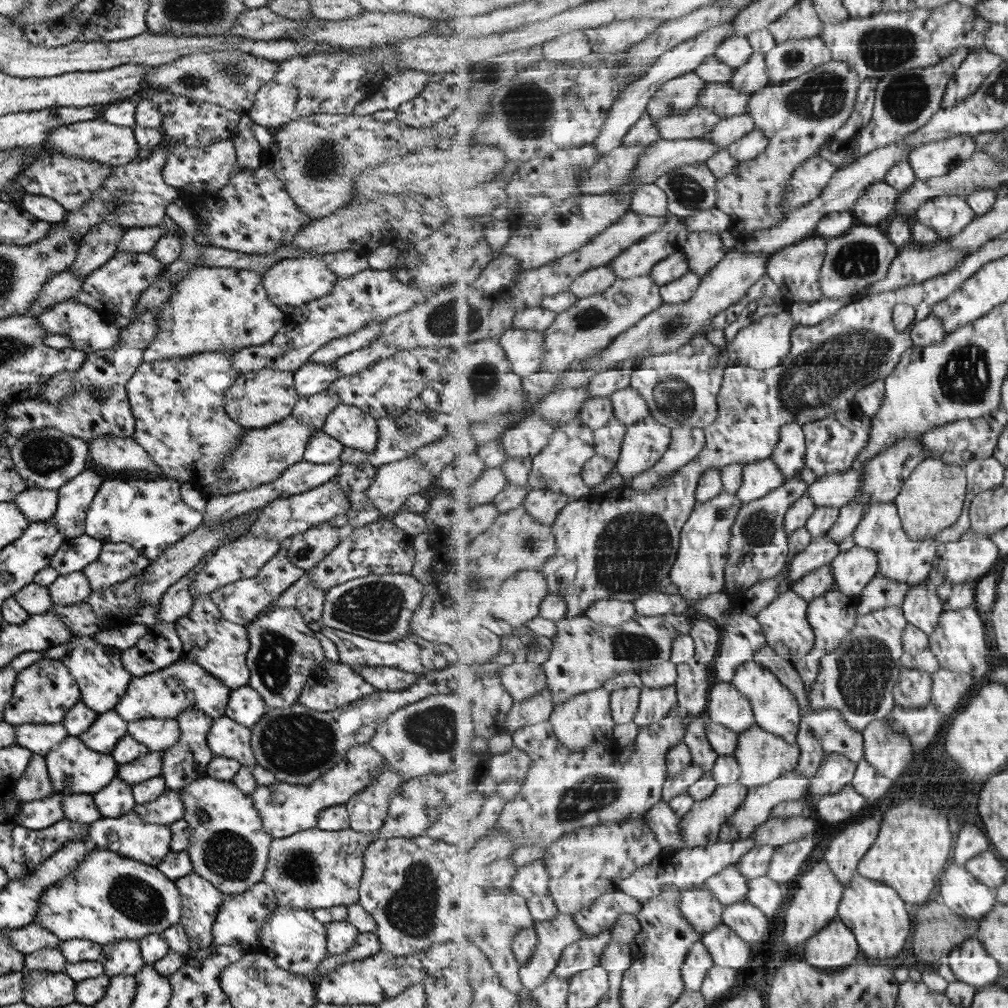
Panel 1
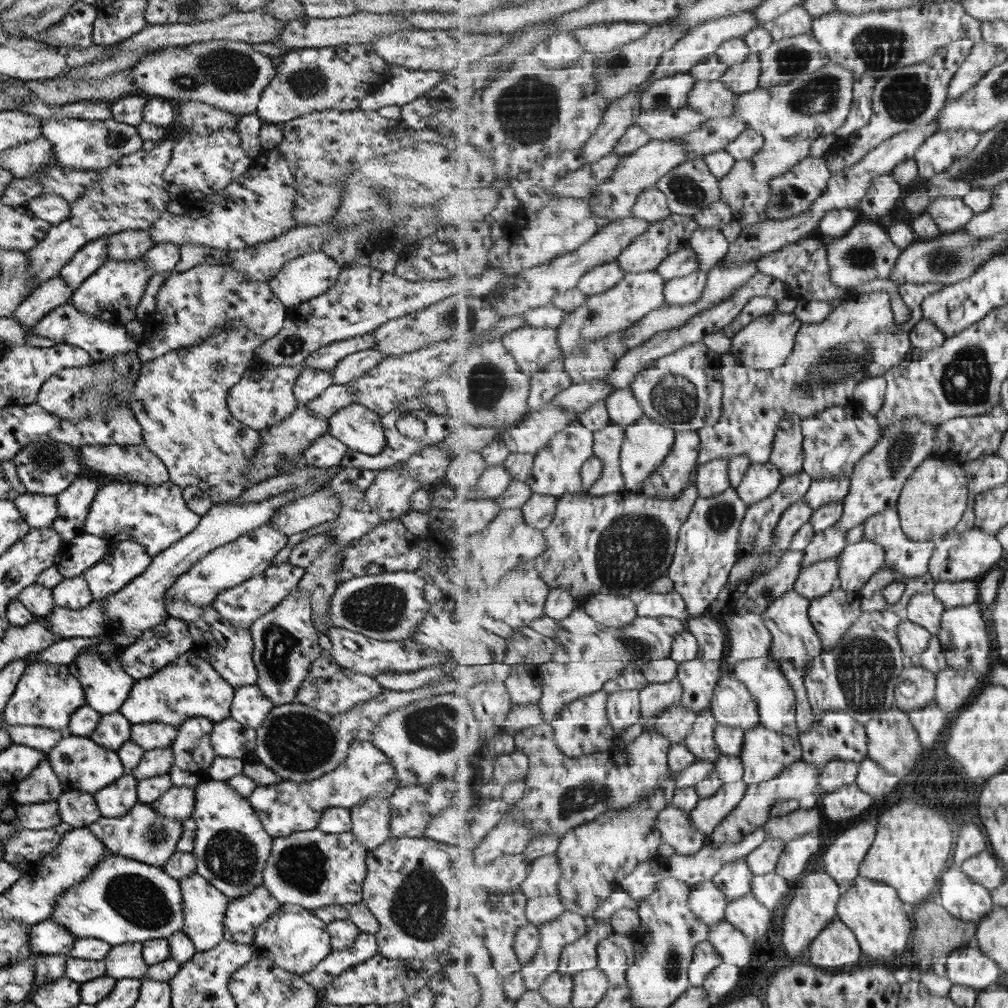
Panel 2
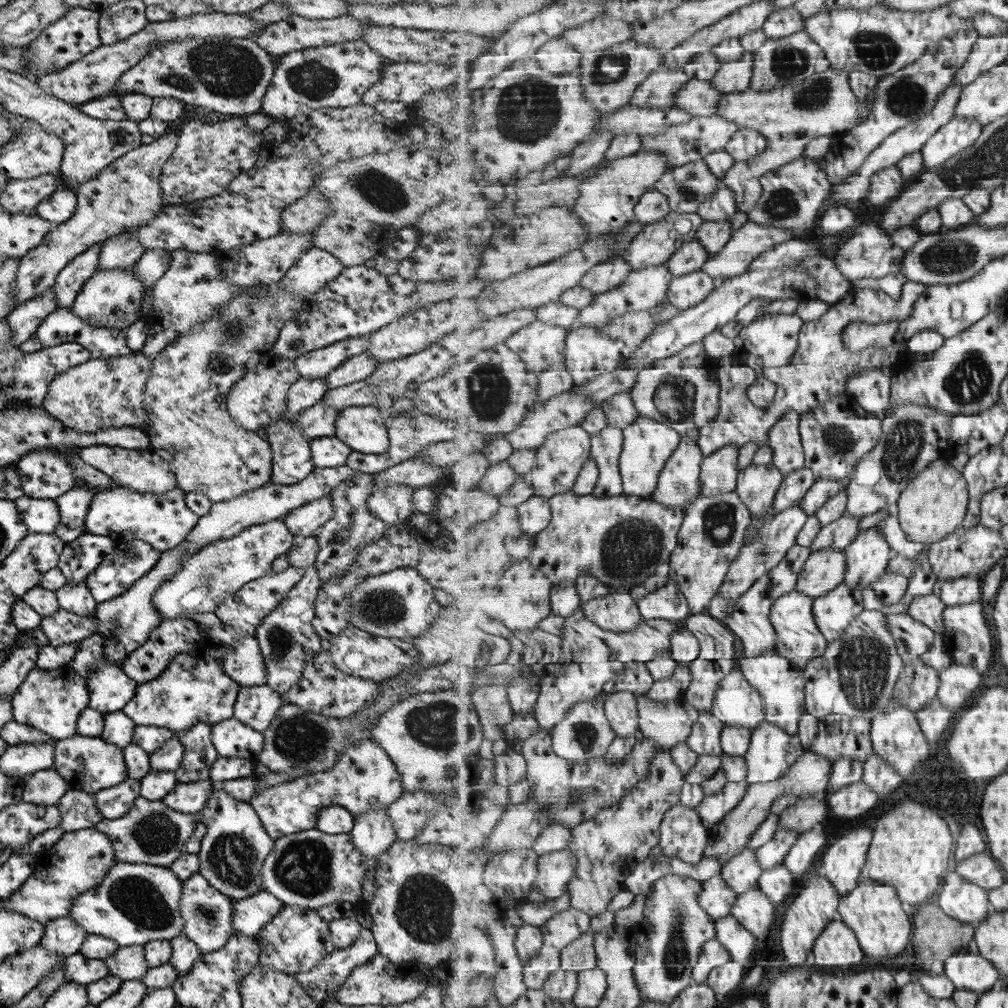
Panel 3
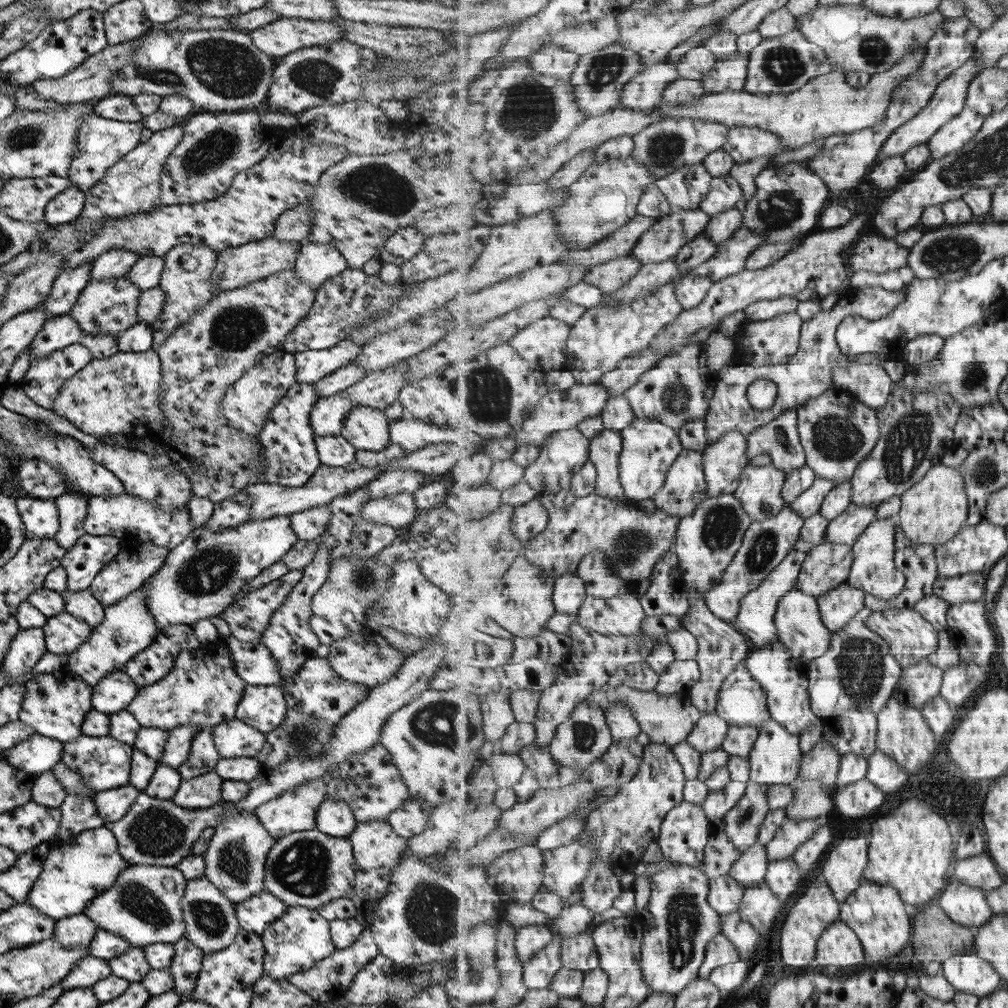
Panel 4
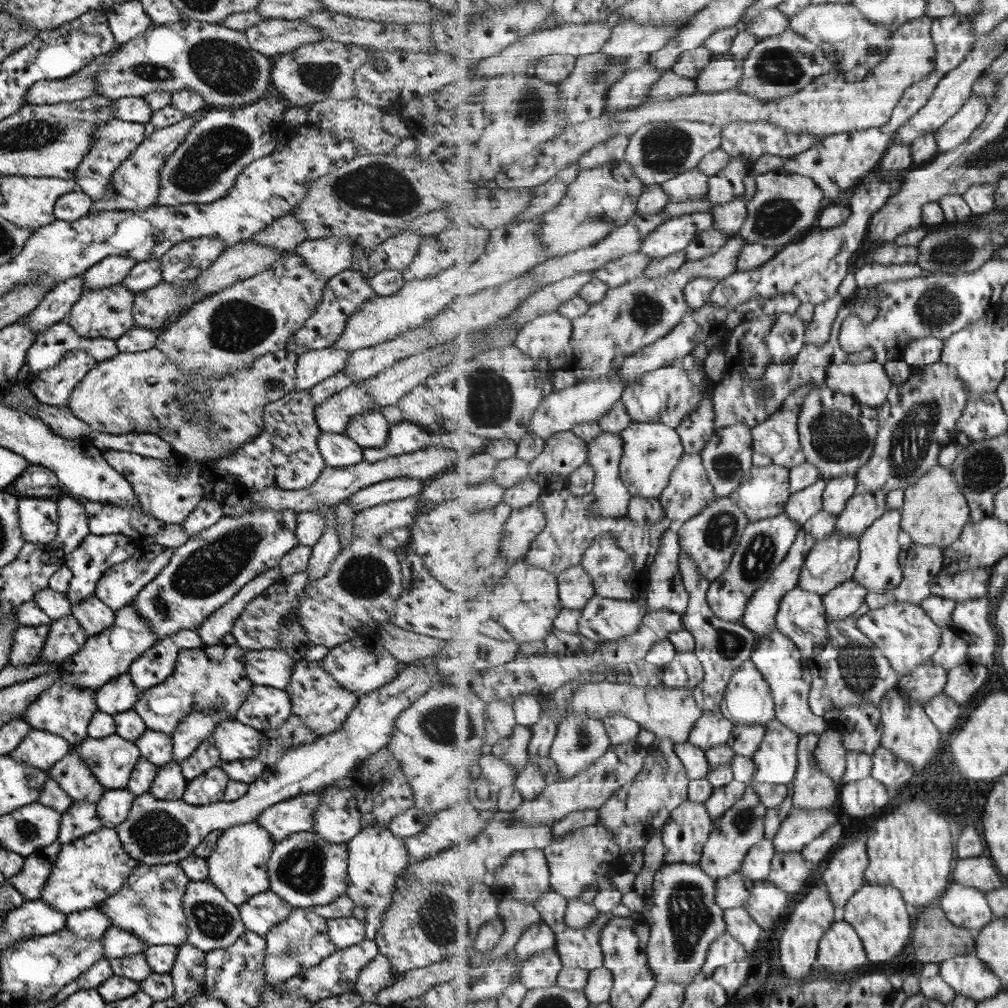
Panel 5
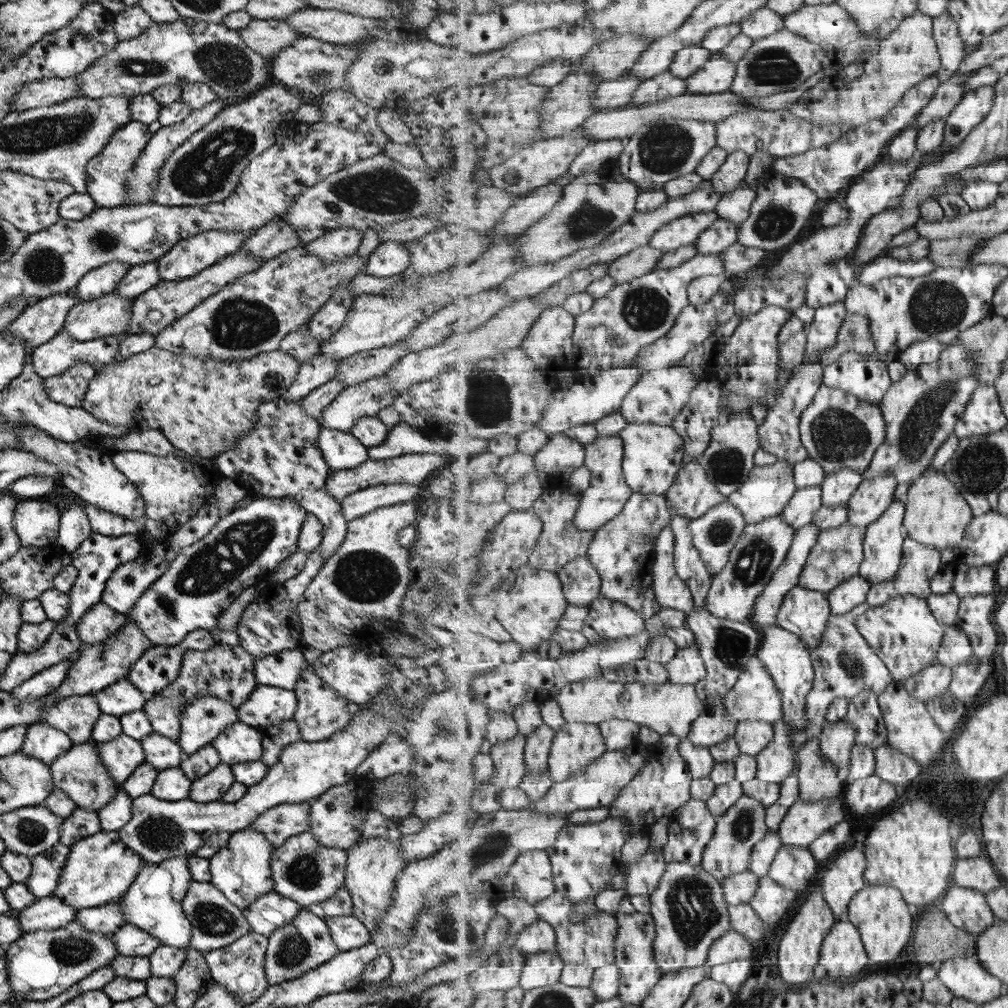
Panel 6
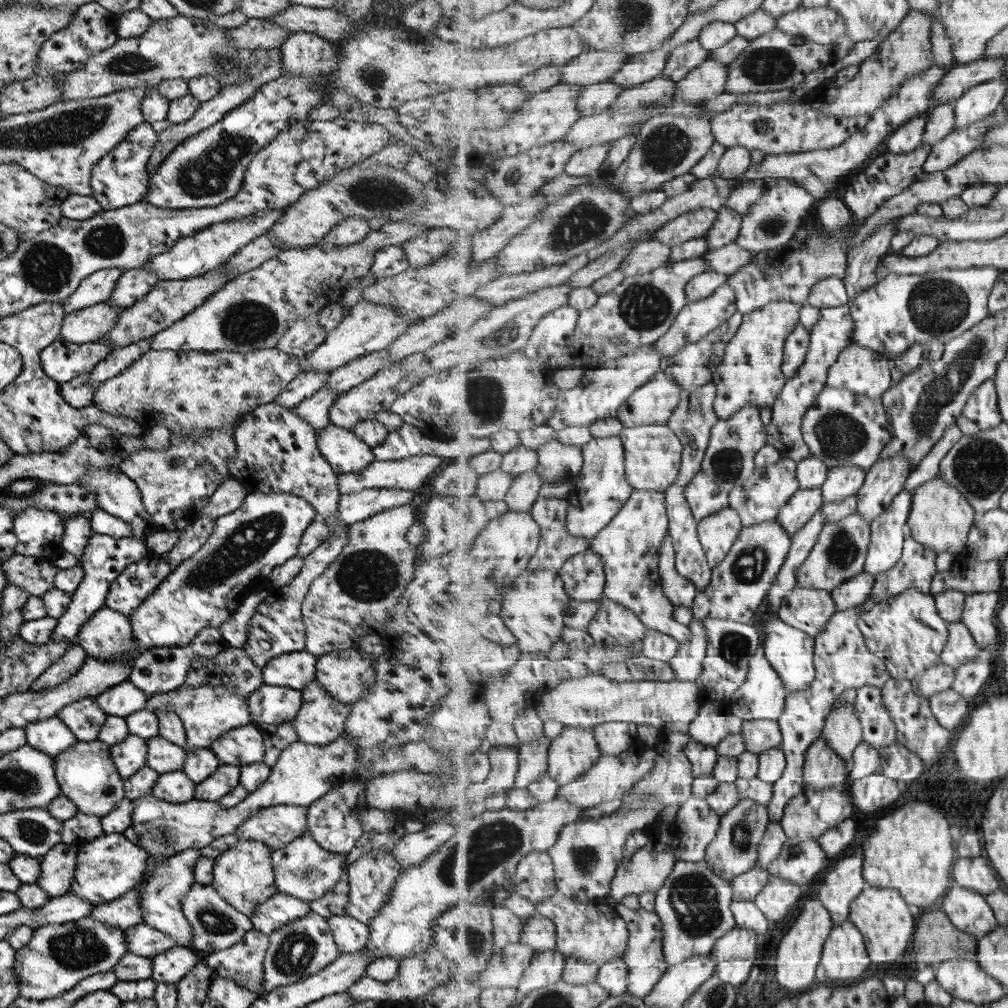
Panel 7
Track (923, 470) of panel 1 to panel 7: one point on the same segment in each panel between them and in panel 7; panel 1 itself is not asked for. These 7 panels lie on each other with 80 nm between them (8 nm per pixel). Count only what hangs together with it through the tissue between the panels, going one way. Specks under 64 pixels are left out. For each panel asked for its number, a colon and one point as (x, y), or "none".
2: (933, 502)
3: (935, 505)
4: (933, 512)
5: (935, 512)
6: (937, 514)
7: (942, 518)

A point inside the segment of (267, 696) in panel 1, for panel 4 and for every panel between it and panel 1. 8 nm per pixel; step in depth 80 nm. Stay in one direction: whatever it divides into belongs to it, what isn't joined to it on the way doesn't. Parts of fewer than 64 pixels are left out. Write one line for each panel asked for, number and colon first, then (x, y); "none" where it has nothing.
2: (284, 644)
3: (286, 639)
4: (288, 637)

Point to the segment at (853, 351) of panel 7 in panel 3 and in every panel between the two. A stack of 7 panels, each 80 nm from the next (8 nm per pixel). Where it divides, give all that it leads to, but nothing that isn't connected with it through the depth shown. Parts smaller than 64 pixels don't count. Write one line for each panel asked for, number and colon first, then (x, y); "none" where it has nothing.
3: (872, 387)
4: (870, 383)
5: (869, 381)
6: (867, 377)

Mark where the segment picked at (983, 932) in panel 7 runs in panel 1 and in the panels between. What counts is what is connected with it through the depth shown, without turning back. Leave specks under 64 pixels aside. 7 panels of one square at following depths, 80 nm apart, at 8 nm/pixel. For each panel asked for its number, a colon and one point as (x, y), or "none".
1: (963, 892)
2: (963, 897)
3: (967, 902)
4: (967, 905)
5: (965, 906)
6: (969, 909)

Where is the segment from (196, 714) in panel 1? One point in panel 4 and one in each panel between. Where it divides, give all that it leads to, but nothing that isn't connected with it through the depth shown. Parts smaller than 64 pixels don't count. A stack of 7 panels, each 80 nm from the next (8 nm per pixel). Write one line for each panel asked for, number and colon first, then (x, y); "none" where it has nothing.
2: (192, 752)
3: (198, 753)
4: (202, 756)

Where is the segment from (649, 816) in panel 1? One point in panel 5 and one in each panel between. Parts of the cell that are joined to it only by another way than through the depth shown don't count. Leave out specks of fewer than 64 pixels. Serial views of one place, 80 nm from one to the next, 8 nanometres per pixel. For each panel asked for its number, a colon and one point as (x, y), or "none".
2: (675, 825)
3: (683, 835)
4: (685, 832)
5: (685, 834)

